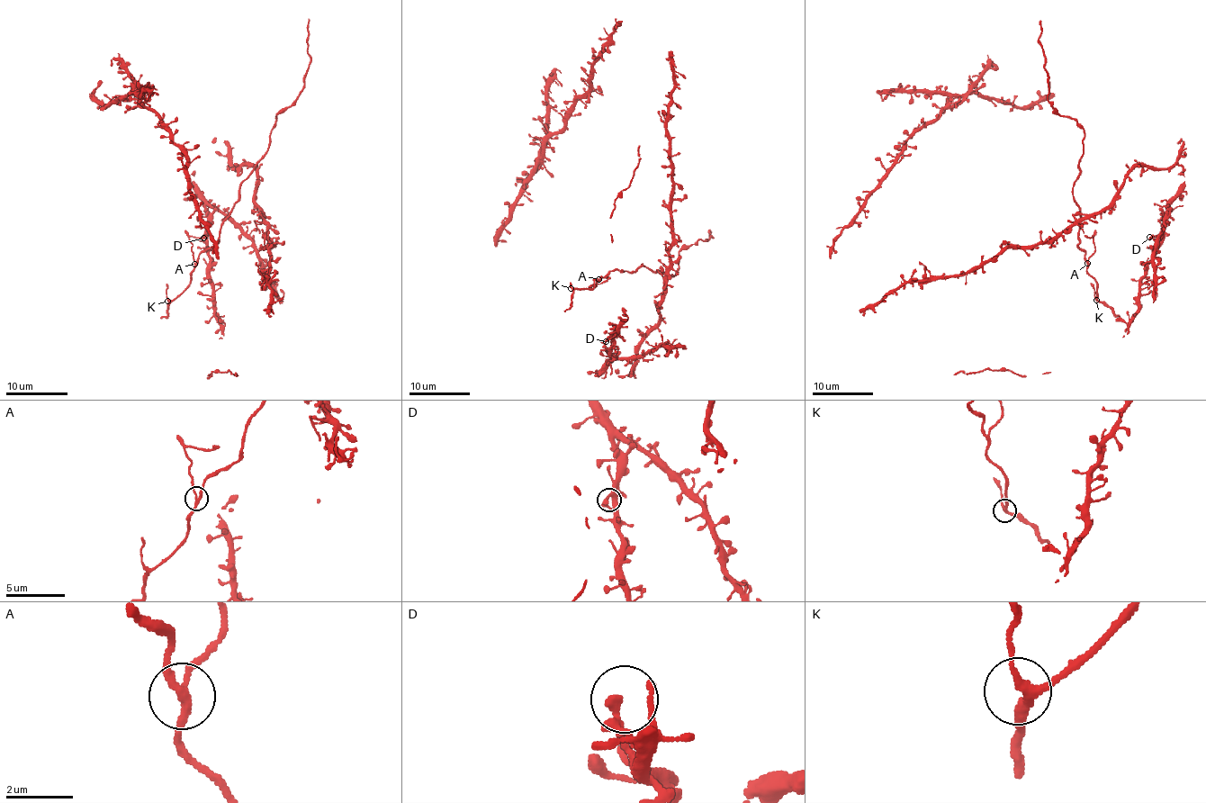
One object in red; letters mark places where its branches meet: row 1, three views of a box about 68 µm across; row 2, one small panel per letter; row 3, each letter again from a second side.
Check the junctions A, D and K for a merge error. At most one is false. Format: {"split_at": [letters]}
{"split_at": ["A"]}

